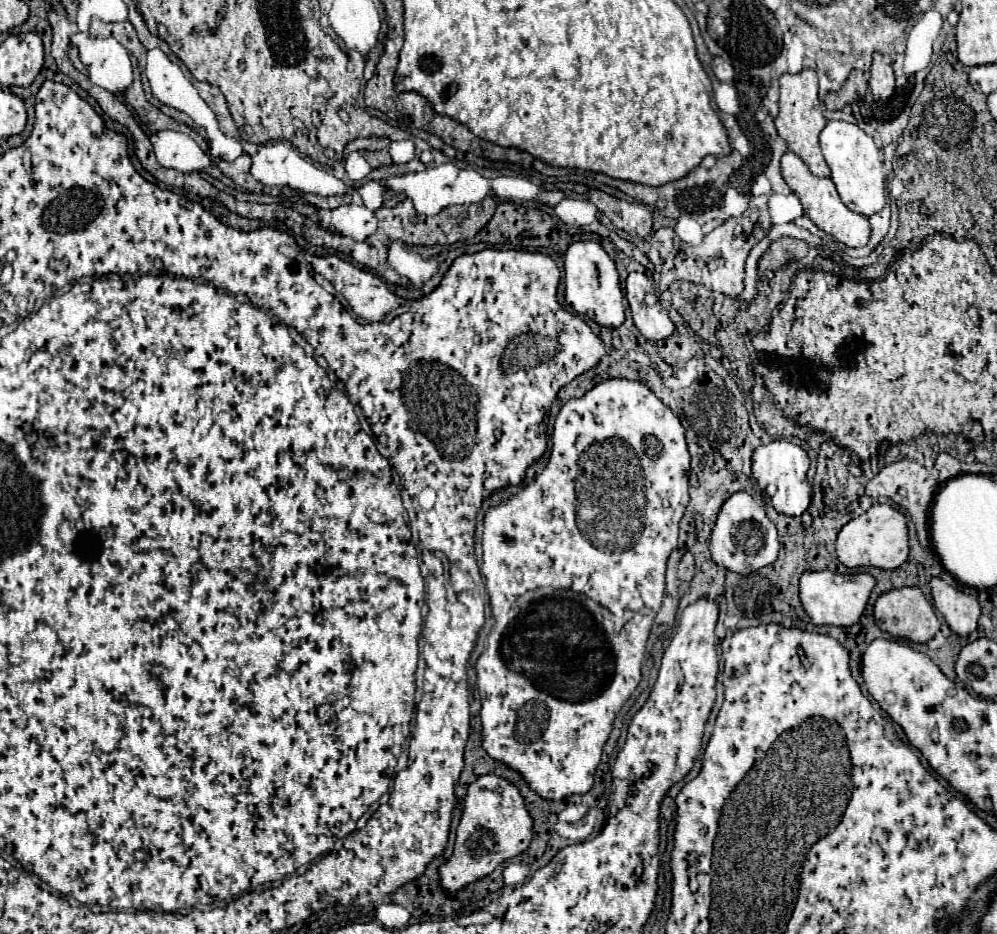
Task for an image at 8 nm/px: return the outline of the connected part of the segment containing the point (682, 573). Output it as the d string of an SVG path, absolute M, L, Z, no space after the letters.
M684 553L680 567L678 567L678 579L680 581L690 581L694 575L694 557L692 553Z

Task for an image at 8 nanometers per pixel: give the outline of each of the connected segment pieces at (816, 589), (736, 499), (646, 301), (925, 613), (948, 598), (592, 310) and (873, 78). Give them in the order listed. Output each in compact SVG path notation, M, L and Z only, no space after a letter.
M806 571L800 577L800 601L814 625L838 625L850 627L858 623L860 615L868 605L868 597L876 581L870 573L840 575L834 571Z
M746 491L734 493L722 505L716 525L712 529L712 535L710 535L712 559L730 571L746 575L766 565L772 565L778 559L778 551L780 551L778 533L776 533L774 523L766 517L764 507L760 507L758 501Z
M630 273L626 279L626 299L632 309L634 325L648 341L664 341L674 333L668 311L660 305L654 281L644 273Z
M918 587L892 589L884 595L880 595L874 603L874 619L882 631L890 633L892 637L908 639L914 643L928 643L940 631L940 621L934 613L934 607L926 601L924 593Z
M934 577L930 581L930 587L932 587L932 601L936 611L942 613L942 617L946 619L946 623L956 635L968 637L972 631L976 631L980 617L980 605L976 597L956 587L950 587L940 577Z
M598 241L572 243L564 255L564 299L582 317L588 317L604 327L624 323L624 295L618 281L614 261Z
M876 53L874 55L874 61L872 61L872 71L870 71L870 91L876 99L890 99L894 89L896 89L896 83L894 83L894 71L892 71L892 65L888 59L884 59L882 53Z

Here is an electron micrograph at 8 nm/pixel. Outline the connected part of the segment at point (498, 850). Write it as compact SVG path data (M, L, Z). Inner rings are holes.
M492 773L478 777L466 793L464 799L464 813L456 829L456 847L454 855L440 867L440 881L442 887L448 891L458 891L486 875L490 875L498 865L506 859L520 855L532 839L532 825L534 819L520 795L518 787L502 777ZM494 787L502 787L502 795L494 795Z

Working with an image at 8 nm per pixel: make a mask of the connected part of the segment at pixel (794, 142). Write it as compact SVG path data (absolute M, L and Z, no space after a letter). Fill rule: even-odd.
M804 69L796 75L792 73L784 73L780 77L780 113L774 119L776 129L780 133L780 137L788 143L788 149L792 153L796 153L798 157L804 159L804 163L808 165L808 169L816 175L816 177L830 177L830 167L824 161L824 155L820 151L820 143L818 143L818 135L820 131L826 127L826 119L822 115L820 109L820 101L818 101L818 75L812 69Z

